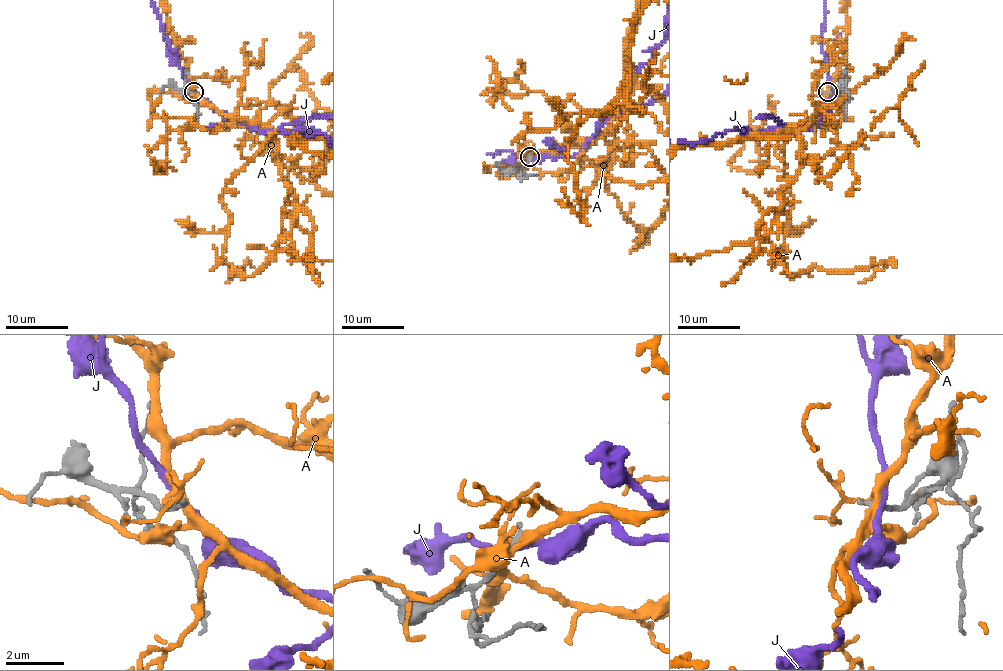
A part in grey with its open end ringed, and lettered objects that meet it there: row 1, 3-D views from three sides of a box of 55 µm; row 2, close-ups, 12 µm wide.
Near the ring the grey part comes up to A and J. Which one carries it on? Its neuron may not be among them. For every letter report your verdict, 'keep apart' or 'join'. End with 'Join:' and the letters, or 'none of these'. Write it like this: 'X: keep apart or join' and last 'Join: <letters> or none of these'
A: keep apart
J: keep apart
Join: none of these

